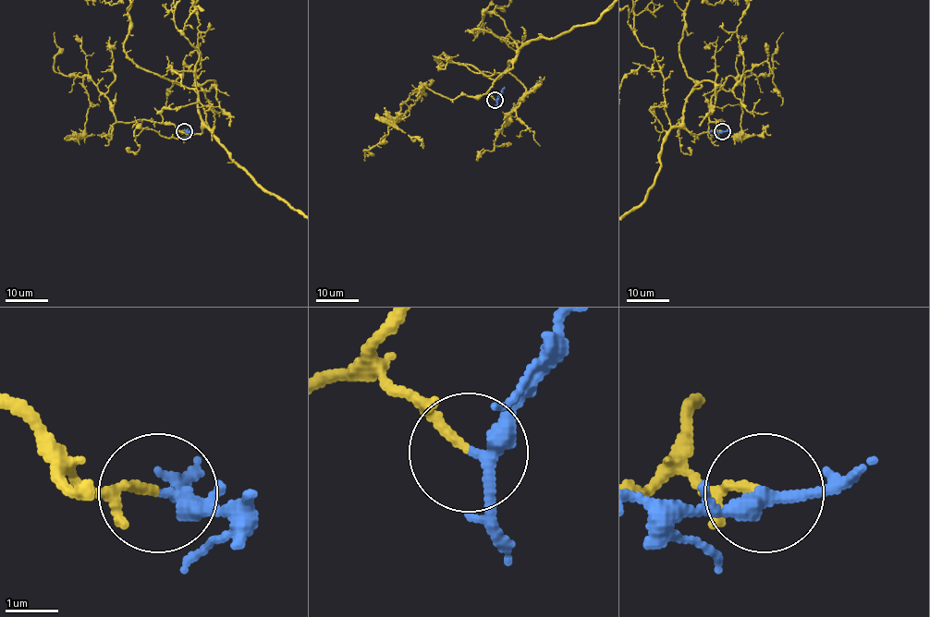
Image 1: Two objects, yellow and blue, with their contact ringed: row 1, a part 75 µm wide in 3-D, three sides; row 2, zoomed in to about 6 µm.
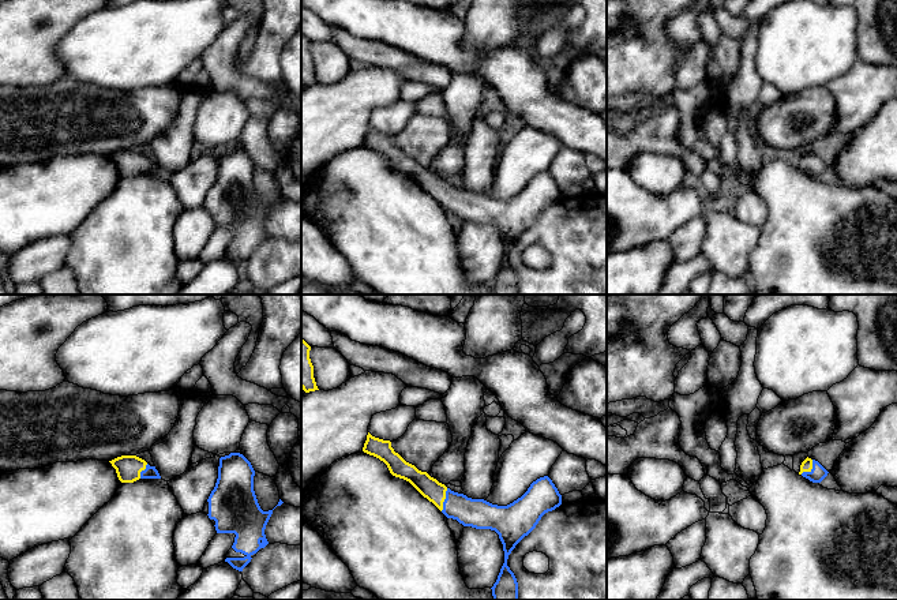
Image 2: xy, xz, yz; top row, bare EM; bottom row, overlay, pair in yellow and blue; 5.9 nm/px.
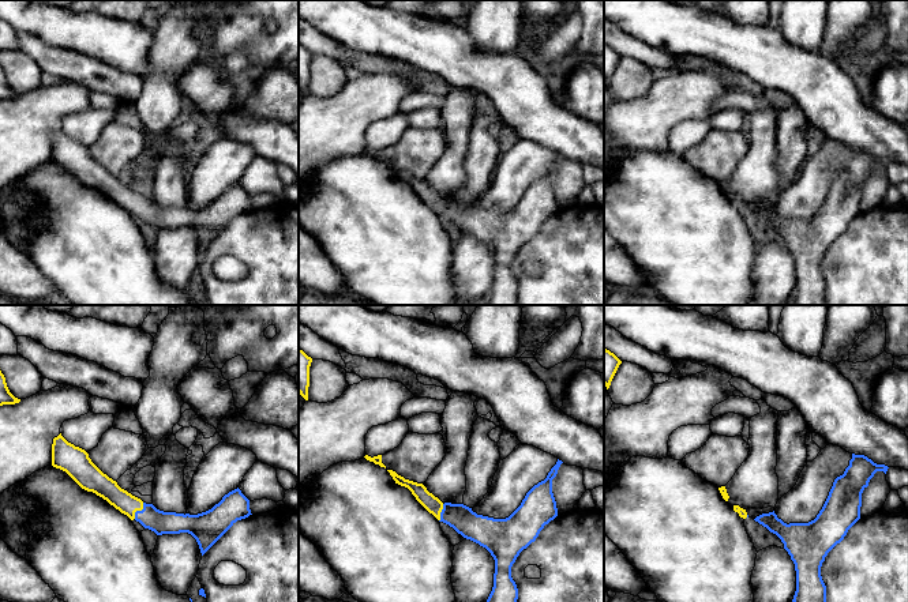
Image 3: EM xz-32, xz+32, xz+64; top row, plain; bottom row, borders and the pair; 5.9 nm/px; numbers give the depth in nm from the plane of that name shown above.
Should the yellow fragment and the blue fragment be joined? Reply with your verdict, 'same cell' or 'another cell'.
same cell

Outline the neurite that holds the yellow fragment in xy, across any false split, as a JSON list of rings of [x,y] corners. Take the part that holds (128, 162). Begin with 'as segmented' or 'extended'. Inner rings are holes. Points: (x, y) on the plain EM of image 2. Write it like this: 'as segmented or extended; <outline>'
extended; [[[121,150],[109,155],[121,177],[134,177],[139,173],[161,173],[155,161],[150,161],[136,150]]]

